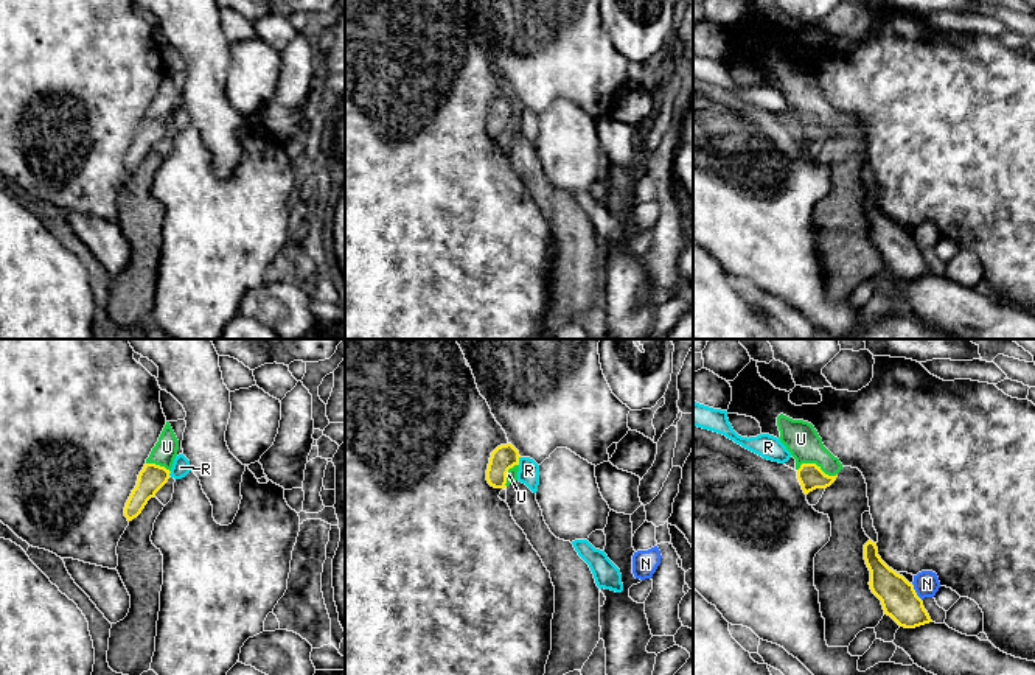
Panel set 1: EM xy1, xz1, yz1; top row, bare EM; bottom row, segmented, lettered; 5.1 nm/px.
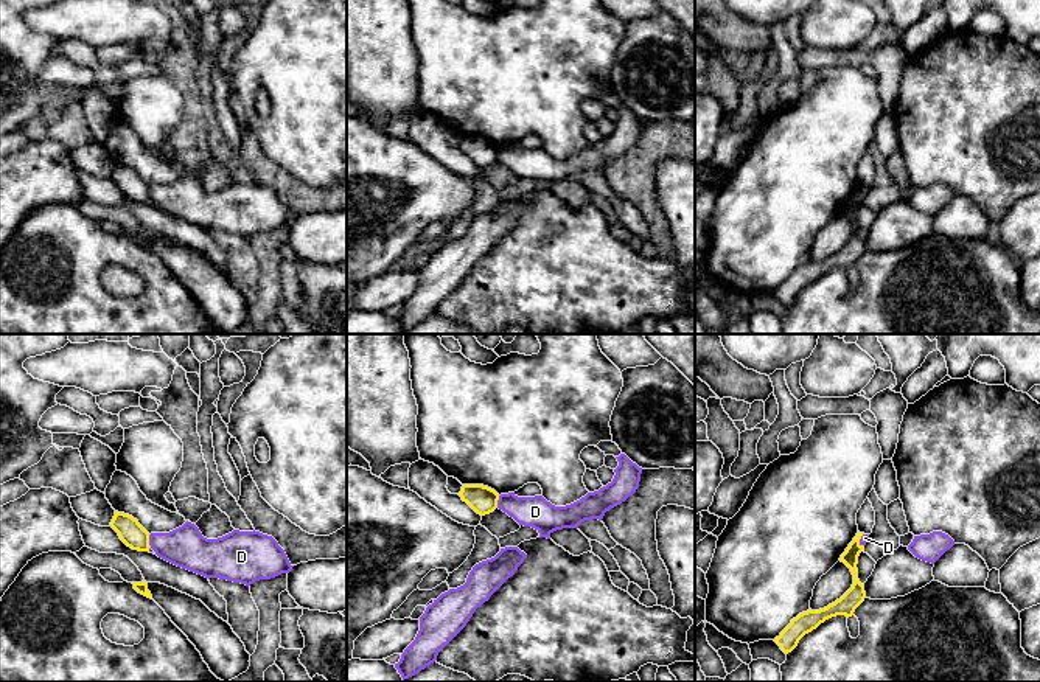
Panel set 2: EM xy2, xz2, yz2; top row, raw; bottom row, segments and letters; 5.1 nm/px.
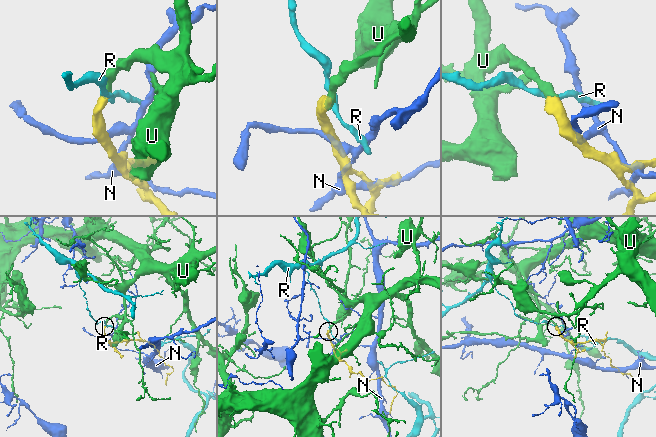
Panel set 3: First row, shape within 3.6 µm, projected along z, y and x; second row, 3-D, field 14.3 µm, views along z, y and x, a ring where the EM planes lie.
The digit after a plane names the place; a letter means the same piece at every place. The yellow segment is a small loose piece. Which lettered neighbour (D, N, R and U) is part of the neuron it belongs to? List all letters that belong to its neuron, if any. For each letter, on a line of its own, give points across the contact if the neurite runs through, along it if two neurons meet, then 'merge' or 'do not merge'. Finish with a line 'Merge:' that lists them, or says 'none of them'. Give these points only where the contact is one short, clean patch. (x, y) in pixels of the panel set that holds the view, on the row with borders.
D: border along xz2 (499, 496), (496, 507); do not merge
N: do not merge
R: border along xz1 (519, 456), (518, 464); do not merge
U: runs through yz1 (810, 476), (816, 465), (801, 439); merge
Merge: U

